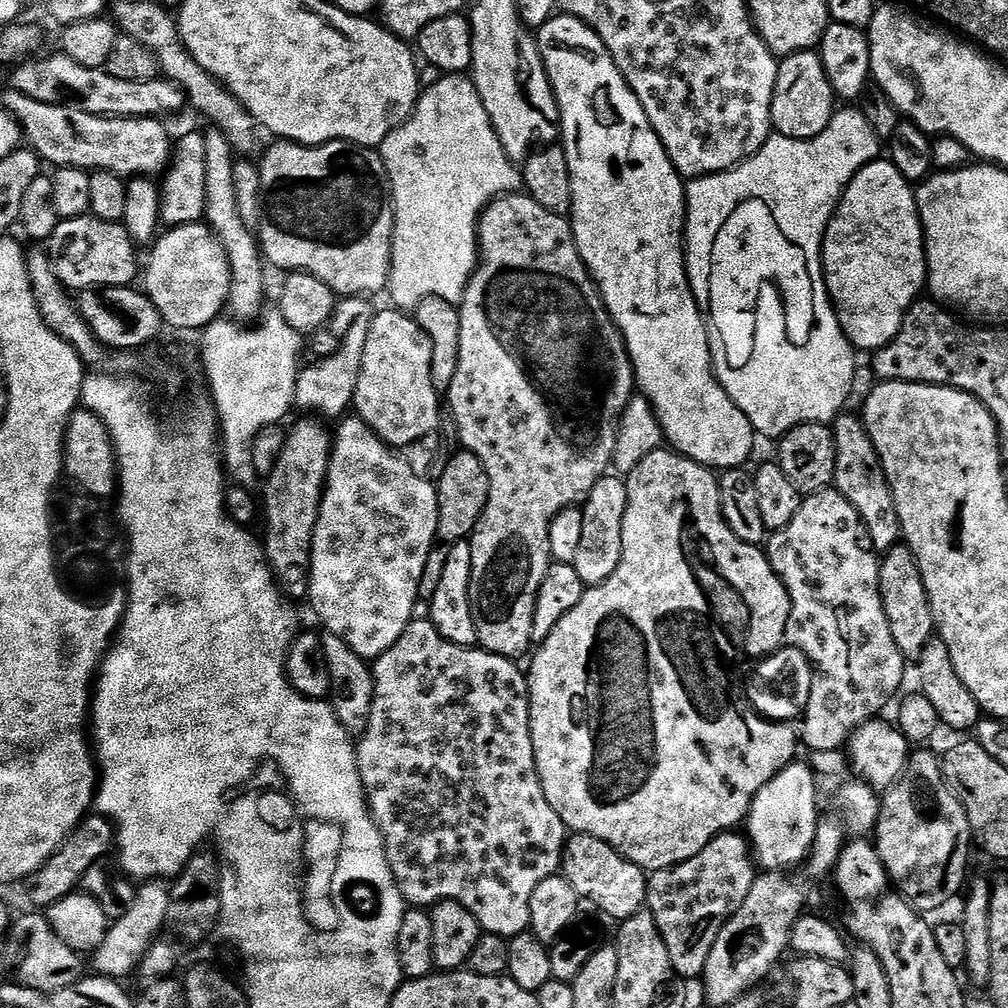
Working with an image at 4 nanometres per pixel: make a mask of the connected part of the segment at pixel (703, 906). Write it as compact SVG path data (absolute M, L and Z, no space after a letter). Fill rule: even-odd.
M664 869L649 875L646 906L658 924L676 972L702 974L712 946L726 924L728 904L714 900L714 891L704 890L704 878L688 878L683 870Z

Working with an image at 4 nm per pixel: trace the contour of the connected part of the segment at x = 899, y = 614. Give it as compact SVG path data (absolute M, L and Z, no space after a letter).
M905 544L893 545L887 552L889 553L885 558L883 556L877 571L877 584L884 613L898 648L903 652L919 652L936 630L919 566L913 552Z

